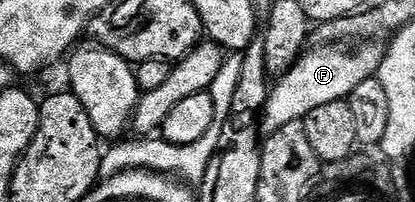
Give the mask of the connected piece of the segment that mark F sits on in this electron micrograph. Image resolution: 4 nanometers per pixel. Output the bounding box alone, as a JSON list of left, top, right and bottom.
[261,40,384,135]

